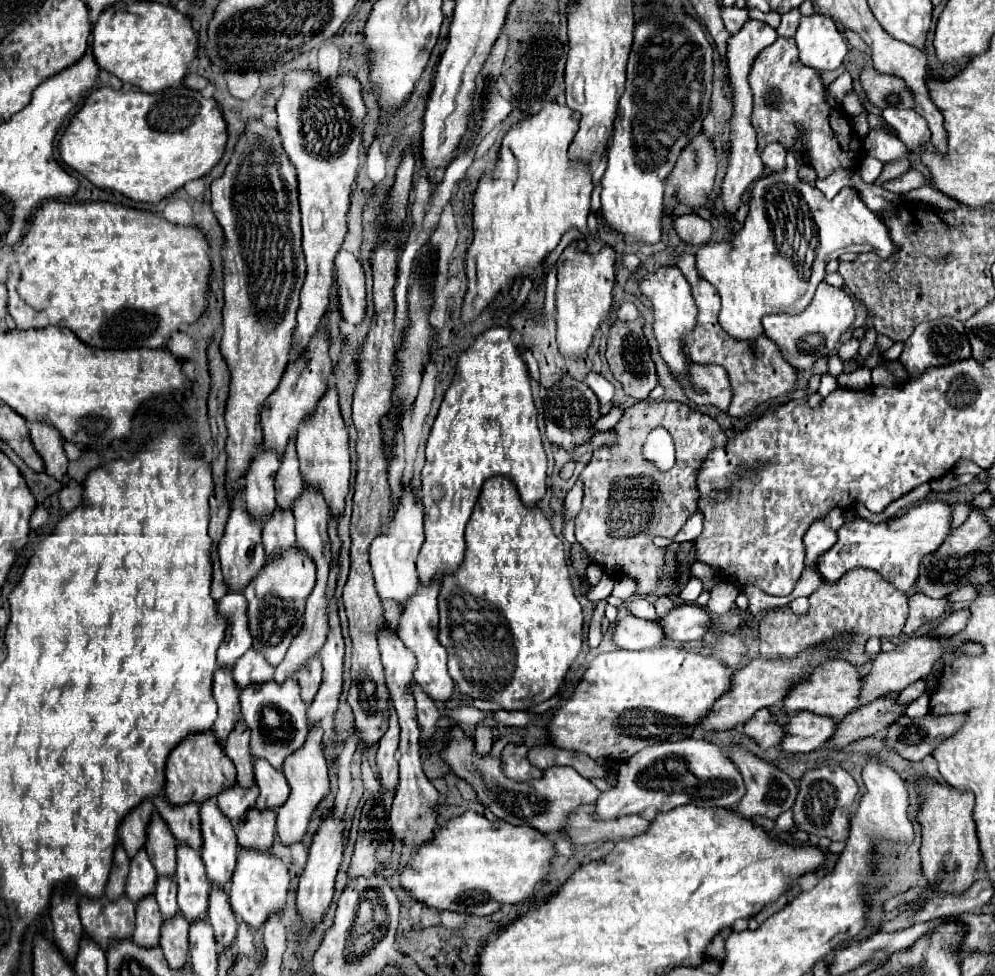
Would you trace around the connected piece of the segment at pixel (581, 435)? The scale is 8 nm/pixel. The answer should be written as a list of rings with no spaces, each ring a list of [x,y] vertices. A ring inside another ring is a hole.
[[[564,376],[558,384],[554,384],[548,394],[544,396],[544,418],[546,418],[546,436],[552,444],[572,452],[578,444],[584,444],[588,438],[594,436],[594,424],[600,418],[600,404],[594,392],[586,382],[576,378]]]

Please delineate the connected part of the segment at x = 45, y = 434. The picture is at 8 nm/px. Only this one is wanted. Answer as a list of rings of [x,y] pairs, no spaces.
[[[30,422],[28,424],[30,438],[34,442],[34,448],[42,456],[46,464],[46,472],[52,474],[54,478],[64,478],[66,468],[68,468],[68,458],[64,452],[64,438],[62,434],[48,424],[42,422]]]

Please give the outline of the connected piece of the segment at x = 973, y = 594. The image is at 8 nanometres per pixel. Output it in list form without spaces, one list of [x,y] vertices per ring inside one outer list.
[[[966,584],[966,586],[958,588],[958,592],[950,594],[952,602],[968,602],[968,604],[972,604],[976,598],[978,598],[978,588],[972,586],[972,584]]]

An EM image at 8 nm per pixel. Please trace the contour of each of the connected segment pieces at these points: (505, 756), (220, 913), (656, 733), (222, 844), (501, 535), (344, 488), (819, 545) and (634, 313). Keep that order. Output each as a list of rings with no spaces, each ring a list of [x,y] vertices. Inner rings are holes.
[[[508,742],[502,752],[502,772],[510,776],[514,782],[526,782],[542,776],[538,768],[530,766],[530,762],[526,760],[526,752],[528,752],[526,744],[514,744],[514,742]]]
[[[212,888],[210,892],[210,906],[208,906],[208,922],[214,928],[214,938],[222,950],[228,950],[236,938],[238,922],[230,908],[226,892],[218,892]]]
[[[660,646],[640,652],[630,650],[614,650],[606,654],[598,654],[586,674],[582,676],[576,692],[570,696],[566,704],[560,706],[556,716],[550,722],[550,740],[566,750],[584,752],[592,760],[604,758],[614,764],[630,760],[636,752],[652,744],[674,742],[682,738],[690,738],[698,728],[700,720],[704,720],[712,706],[730,692],[732,686],[732,670],[718,662],[708,654],[692,654],[684,648],[676,646]]]
[[[210,800],[210,804],[202,804],[200,808],[202,818],[202,860],[206,866],[208,880],[228,890],[232,874],[238,864],[238,842],[236,834],[230,822],[226,822],[226,816],[218,812],[218,804]]]
[[[490,478],[486,480],[482,494],[478,496],[478,502],[474,506],[474,512],[470,516],[470,522],[466,526],[466,556],[462,566],[456,570],[456,574],[448,574],[442,580],[440,596],[438,596],[438,606],[440,606],[440,632],[438,640],[440,644],[448,650],[448,672],[452,680],[456,682],[460,694],[470,696],[474,700],[486,700],[502,706],[504,710],[526,710],[530,706],[536,706],[552,696],[558,694],[558,690],[564,684],[564,676],[570,670],[572,662],[578,658],[582,650],[582,606],[574,596],[574,588],[570,584],[570,574],[566,568],[566,558],[564,558],[564,544],[562,540],[552,532],[552,526],[548,518],[542,514],[538,506],[526,508],[520,500],[520,494],[516,486],[508,478]]]
[[[330,388],[326,396],[322,396],[322,400],[318,402],[318,412],[314,412],[314,420],[310,420],[310,424],[306,424],[306,428],[302,428],[302,432],[298,434],[296,450],[304,484],[310,490],[320,492],[324,496],[330,518],[340,518],[348,494],[350,452],[348,452],[348,430],[340,416],[336,388]]]
[[[816,520],[804,534],[806,566],[816,566],[820,556],[826,554],[834,544],[836,544],[836,532],[830,530],[822,520]]]
[[[624,302],[618,308],[618,320],[636,320],[638,318],[638,308],[634,302]]]

